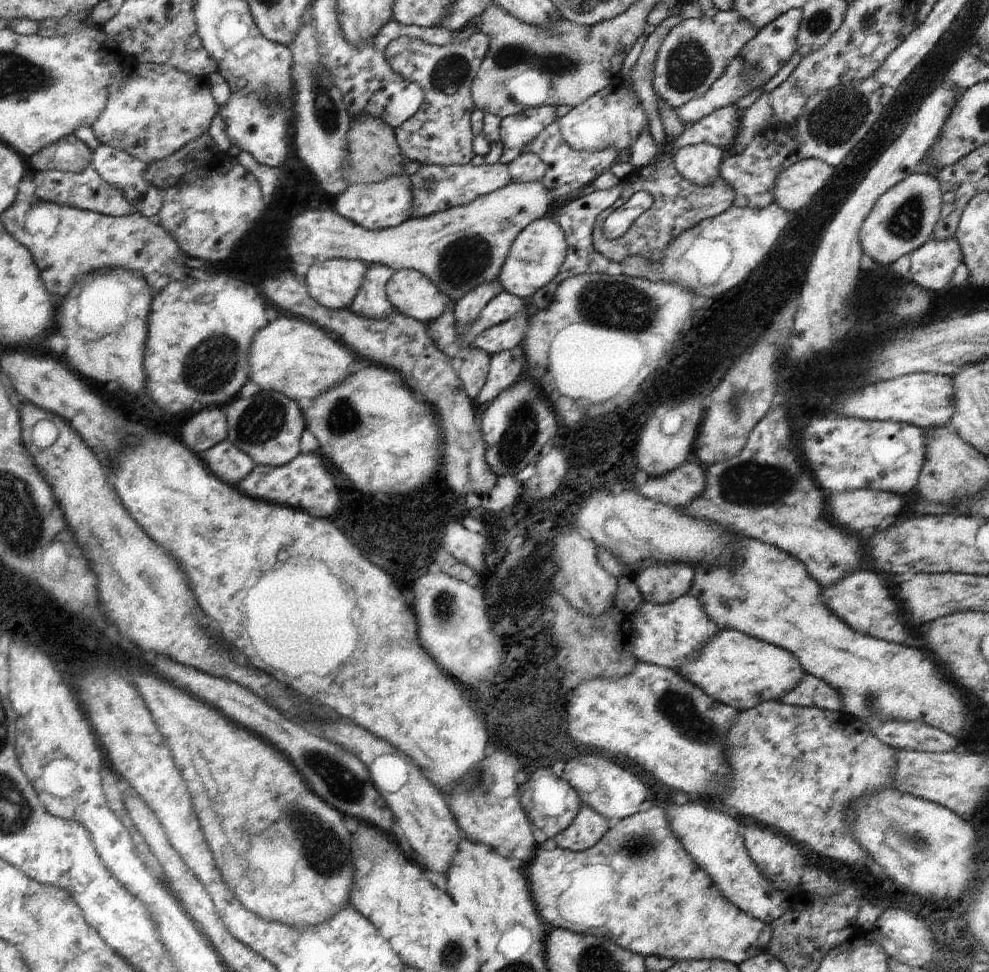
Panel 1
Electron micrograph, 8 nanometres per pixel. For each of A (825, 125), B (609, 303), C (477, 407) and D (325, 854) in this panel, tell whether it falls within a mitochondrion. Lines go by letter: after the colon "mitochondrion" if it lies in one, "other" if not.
A: mitochondrion
B: mitochondrion
C: other
D: mitochondrion

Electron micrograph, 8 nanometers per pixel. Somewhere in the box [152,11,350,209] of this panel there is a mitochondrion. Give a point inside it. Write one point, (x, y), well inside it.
(322, 98)

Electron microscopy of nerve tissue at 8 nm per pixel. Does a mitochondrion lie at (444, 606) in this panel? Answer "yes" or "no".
yes

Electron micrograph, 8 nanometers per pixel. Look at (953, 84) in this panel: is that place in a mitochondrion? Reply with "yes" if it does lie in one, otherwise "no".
no

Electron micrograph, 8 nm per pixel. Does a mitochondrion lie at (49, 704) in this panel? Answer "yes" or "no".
no

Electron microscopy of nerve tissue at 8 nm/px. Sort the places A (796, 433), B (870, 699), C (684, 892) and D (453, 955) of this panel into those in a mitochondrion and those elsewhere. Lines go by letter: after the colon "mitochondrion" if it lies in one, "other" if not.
A: other
B: mitochondrion
C: other
D: mitochondrion

